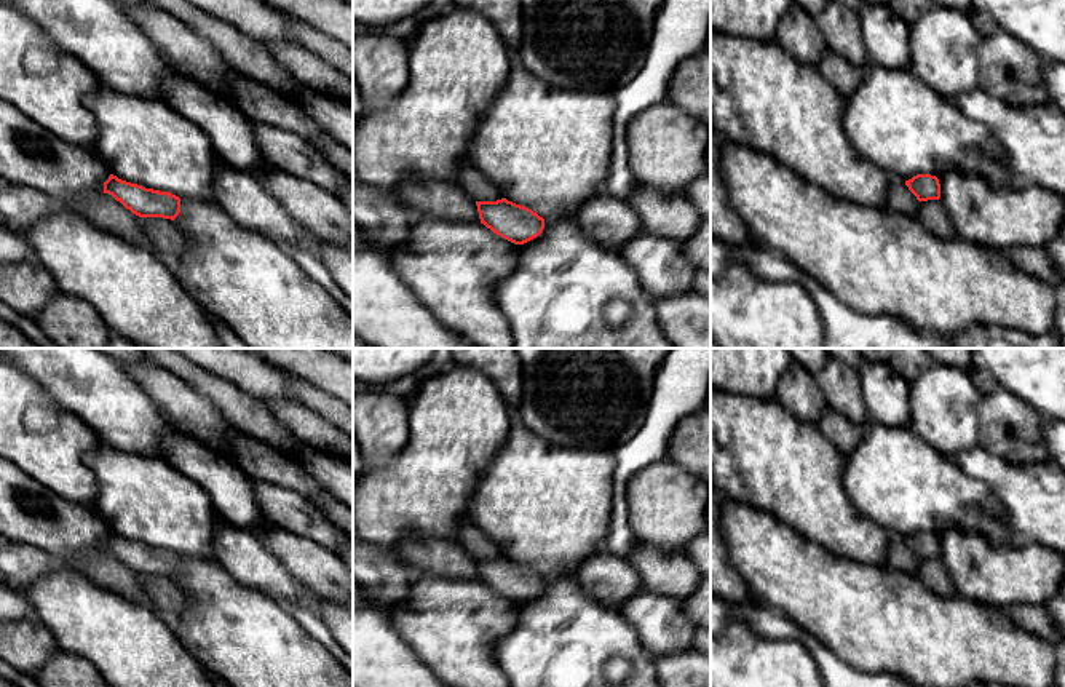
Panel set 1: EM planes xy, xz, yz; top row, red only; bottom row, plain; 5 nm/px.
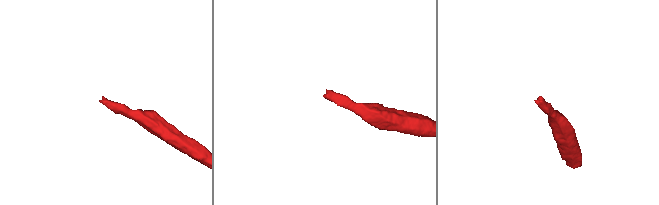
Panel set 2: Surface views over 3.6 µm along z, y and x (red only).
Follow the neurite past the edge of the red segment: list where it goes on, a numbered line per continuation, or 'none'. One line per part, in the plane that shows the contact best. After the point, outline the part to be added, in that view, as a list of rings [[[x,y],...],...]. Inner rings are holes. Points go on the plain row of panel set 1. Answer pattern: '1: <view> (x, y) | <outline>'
none

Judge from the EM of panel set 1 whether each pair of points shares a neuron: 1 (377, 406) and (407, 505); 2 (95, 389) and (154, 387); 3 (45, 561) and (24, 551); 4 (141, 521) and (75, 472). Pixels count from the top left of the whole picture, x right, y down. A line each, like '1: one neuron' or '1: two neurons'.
1: two neurons
2: two neurons
3: one neuron
4: two neurons

